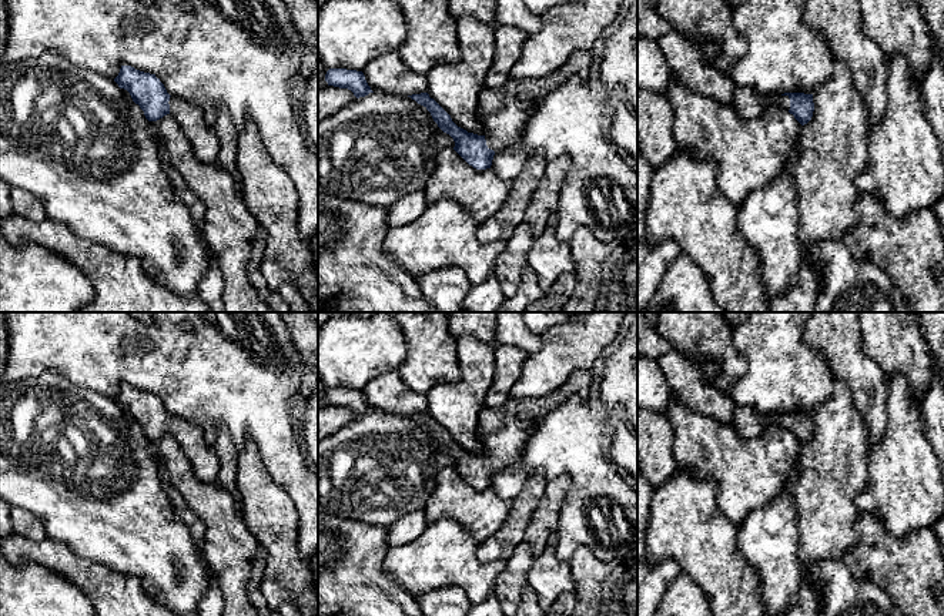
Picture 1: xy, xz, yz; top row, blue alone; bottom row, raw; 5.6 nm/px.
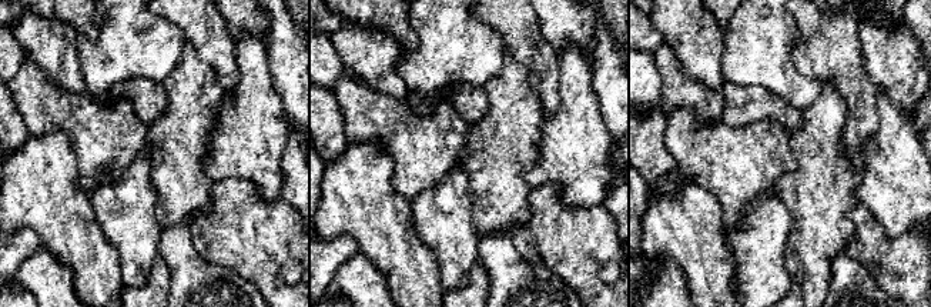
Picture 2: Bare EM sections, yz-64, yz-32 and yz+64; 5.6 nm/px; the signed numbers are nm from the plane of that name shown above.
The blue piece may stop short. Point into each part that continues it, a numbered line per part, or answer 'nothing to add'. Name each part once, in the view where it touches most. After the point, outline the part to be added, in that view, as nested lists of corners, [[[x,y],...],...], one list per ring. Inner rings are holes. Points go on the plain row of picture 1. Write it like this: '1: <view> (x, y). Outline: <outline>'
1: yz (749, 422). Outline: [[[736,406],[732,424],[744,439],[763,435],[771,425],[780,425],[787,431],[790,429],[789,415],[777,412],[764,414],[753,406]]]

